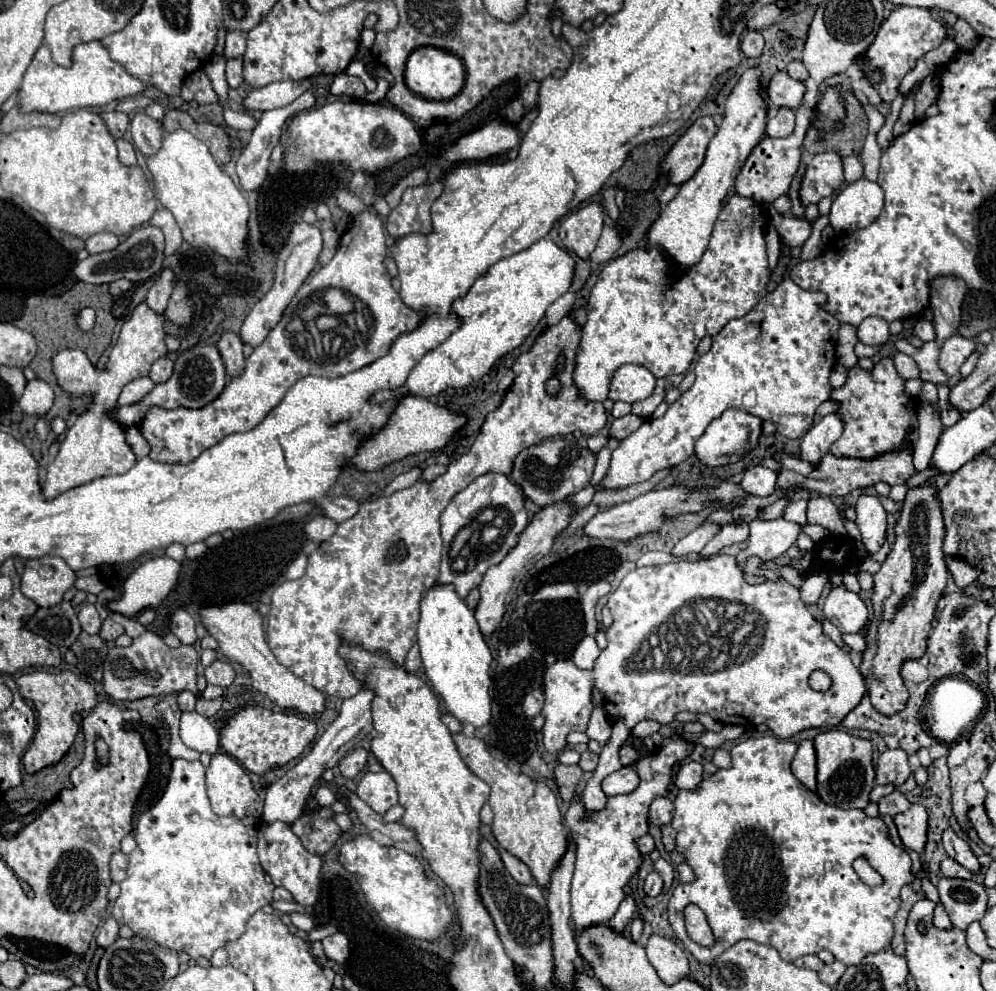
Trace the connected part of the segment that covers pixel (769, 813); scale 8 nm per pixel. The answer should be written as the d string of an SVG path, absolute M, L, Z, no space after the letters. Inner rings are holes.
M764 735L764 737L758 737L758 739L746 739L742 743L738 743L730 755L732 755L732 769L720 769L718 773L714 773L712 777L704 779L700 789L698 791L678 791L678 797L674 801L674 807L676 807L676 815L672 819L672 827L676 827L678 831L678 837L676 837L676 851L684 853L686 857L686 863L694 869L696 873L696 881L694 883L680 883L672 897L670 897L670 903L668 903L668 919L670 919L670 925L676 933L676 937L686 945L686 949L692 953L692 957L700 963L712 963L722 951L726 951L728 947L732 947L734 943L738 943L740 939L752 939L756 943L764 943L764 945L770 945L774 949L778 949L780 957L784 961L796 961L798 957L804 957L804 955L810 955L810 953L818 953L822 949L828 949L838 961L842 961L844 965L856 965L860 963L866 955L870 953L876 953L876 951L882 951L890 945L892 941L892 935L894 935L894 927L892 927L892 921L894 921L894 915L896 911L900 909L900 889L902 885L910 883L914 879L914 875L910 873L910 857L904 849L898 849L890 839L888 839L888 829L884 825L884 821L880 817L876 819L870 819L866 817L866 813L860 809L852 809L852 811L844 811L840 807L834 807L834 805L826 805L822 799L818 799L816 793L808 791L790 771L790 761L794 759L794 753L796 753L798 745L792 743L792 741L782 741L782 739L776 739L772 735ZM858 857L866 857L872 865L874 871L878 871L884 879L882 885L878 887L870 887L866 885L854 871L852 863L858 859ZM688 903L694 903L698 905L706 919L708 919L708 925L716 937L716 943L712 947L702 947L698 943L694 943L688 933L686 933L686 927L684 927L684 907Z

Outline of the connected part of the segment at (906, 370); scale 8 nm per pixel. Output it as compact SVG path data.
M896 353L894 355L894 365L900 373L902 379L914 379L920 375L918 367L916 367L916 361L910 357L910 355L904 355L904 353Z

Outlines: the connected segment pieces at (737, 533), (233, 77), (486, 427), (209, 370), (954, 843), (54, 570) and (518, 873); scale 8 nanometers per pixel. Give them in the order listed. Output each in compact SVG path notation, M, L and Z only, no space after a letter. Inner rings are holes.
M734 521L730 525L724 525L720 529L720 533L708 541L708 545L702 549L702 555L704 557L710 557L710 555L716 555L722 547L728 547L728 545L734 545L734 543L742 543L748 539L748 525L742 523L742 521Z
M240 57L236 59L228 59L226 63L226 79L230 87L238 87L242 83L242 69L244 69L244 61Z
M564 317L558 325L550 327L542 333L532 349L520 355L514 363L514 385L512 391L504 397L502 405L490 413L482 425L480 435L476 437L472 449L458 457L454 463L448 465L448 471L434 479L432 483L416 481L412 487L396 491L388 497L378 497L374 501L364 501L360 511L338 525L336 533L320 543L320 547L308 557L308 567L304 577L296 581L282 583L270 603L268 615L268 647L274 657L296 677L312 685L314 689L330 695L330 697L352 697L360 691L360 683L352 677L346 663L338 657L338 645L342 643L360 643L368 651L386 651L388 657L402 665L406 653L416 643L416 625L420 617L420 597L426 589L430 589L438 581L440 569L440 551L442 551L442 537L440 537L440 515L444 507L450 503L454 495L458 495L472 479L484 473L510 473L516 455L546 437L554 435L570 435L574 431L582 431L584 435L596 435L606 425L606 409L602 403L592 403L580 397L578 389L572 381L574 371L574 355L580 343L582 331L570 317ZM558 357L566 357L566 367L556 371ZM556 375L560 379L560 391L556 395L548 395L546 381Z
M194 345L186 351L182 351L178 355L178 359L174 361L174 373L168 381L158 383L140 403L128 405L128 407L116 407L110 417L118 423L122 423L124 427L134 427L142 421L142 415L146 413L148 407L158 405L164 409L176 409L176 407L204 407L210 401L214 401L224 385L226 385L226 369L224 369L224 361L220 357L220 351L216 345Z
M946 829L944 831L942 843L944 843L944 849L946 849L948 857L952 857L956 863L960 863L962 867L966 867L972 873L978 873L980 871L980 863L978 863L976 855L970 851L968 843L962 841L960 837L956 837L956 833L952 829Z
M60 557L30 559L22 573L22 593L38 607L54 607L74 581L76 573Z
M500 851L500 857L502 857L502 863L504 863L504 867L508 869L508 873L518 881L518 883L522 883L522 885L530 885L532 883L532 875L530 875L530 869L518 859L518 857L514 857L514 855L510 855L508 851Z

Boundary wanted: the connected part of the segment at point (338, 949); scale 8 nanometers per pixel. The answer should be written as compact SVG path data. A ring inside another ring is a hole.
M334 933L330 937L324 937L322 945L328 959L336 963L346 963L350 959L350 941L344 933Z

